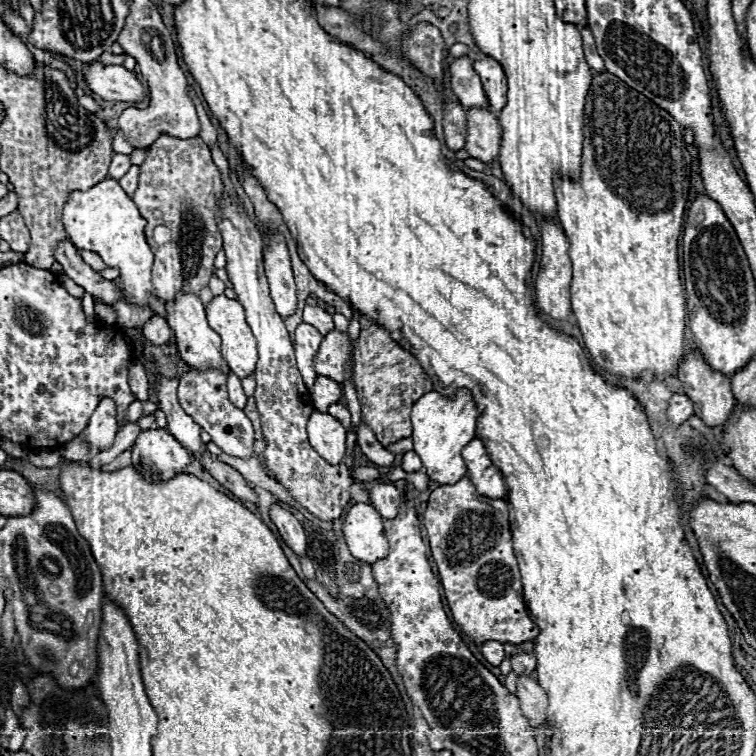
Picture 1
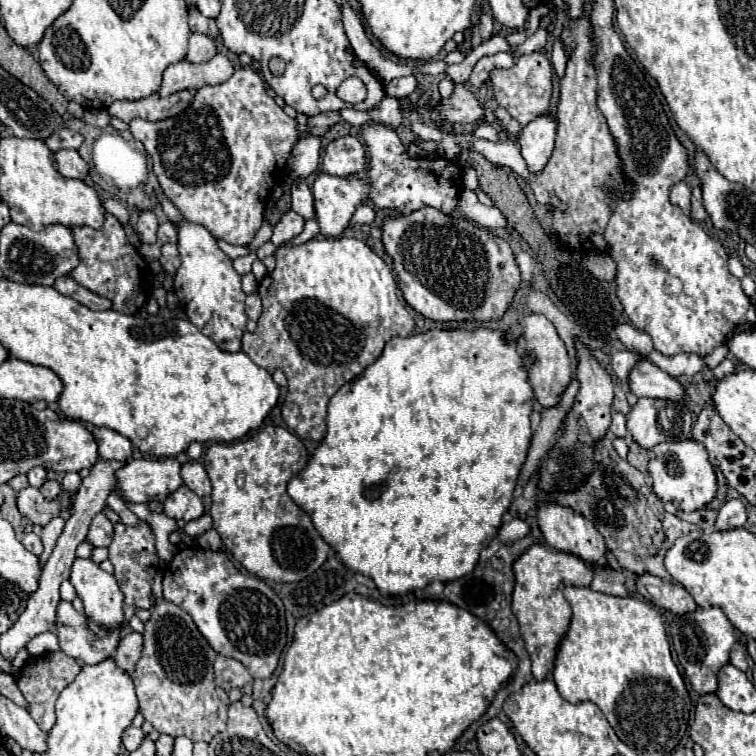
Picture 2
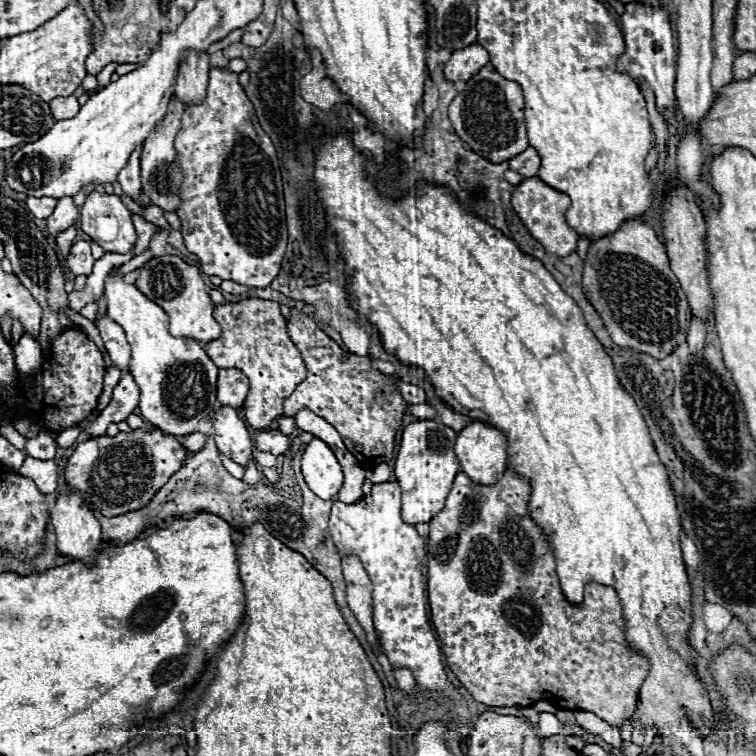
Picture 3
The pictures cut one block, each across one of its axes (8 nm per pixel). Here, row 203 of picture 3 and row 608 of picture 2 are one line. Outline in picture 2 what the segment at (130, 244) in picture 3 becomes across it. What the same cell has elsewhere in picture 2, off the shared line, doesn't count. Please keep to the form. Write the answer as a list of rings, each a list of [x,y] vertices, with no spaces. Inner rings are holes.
[[[76,558],[70,568],[70,582],[84,602],[86,616],[104,628],[122,626],[122,592],[112,574],[104,572],[90,558]]]

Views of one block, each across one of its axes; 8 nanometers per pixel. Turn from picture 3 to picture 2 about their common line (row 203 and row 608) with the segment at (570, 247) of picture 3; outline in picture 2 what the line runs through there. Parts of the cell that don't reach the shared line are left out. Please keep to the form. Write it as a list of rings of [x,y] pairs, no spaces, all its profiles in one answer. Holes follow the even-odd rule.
[[[532,544],[526,552],[522,552],[514,562],[514,592],[512,592],[512,612],[518,618],[520,634],[526,642],[526,652],[532,660],[532,676],[542,680],[550,676],[554,668],[554,656],[558,642],[568,630],[570,624],[570,604],[564,600],[560,586],[590,586],[596,568],[590,562],[566,552],[556,552],[544,544]]]

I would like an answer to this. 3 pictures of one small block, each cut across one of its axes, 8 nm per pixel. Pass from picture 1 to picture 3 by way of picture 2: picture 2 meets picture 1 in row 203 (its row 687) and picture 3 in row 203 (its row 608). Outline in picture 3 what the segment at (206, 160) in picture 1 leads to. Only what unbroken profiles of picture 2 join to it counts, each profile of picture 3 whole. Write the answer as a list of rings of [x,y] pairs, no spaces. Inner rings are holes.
[[[174,96],[168,104],[168,114],[158,124],[156,132],[150,134],[150,138],[144,142],[144,148],[142,148],[142,192],[150,196],[150,204],[160,206],[164,212],[176,212],[178,206],[182,204],[182,198],[178,192],[184,182],[184,172],[176,164],[178,152],[174,148],[176,134],[180,132],[180,126],[182,126],[182,112],[184,112],[184,104]]]

